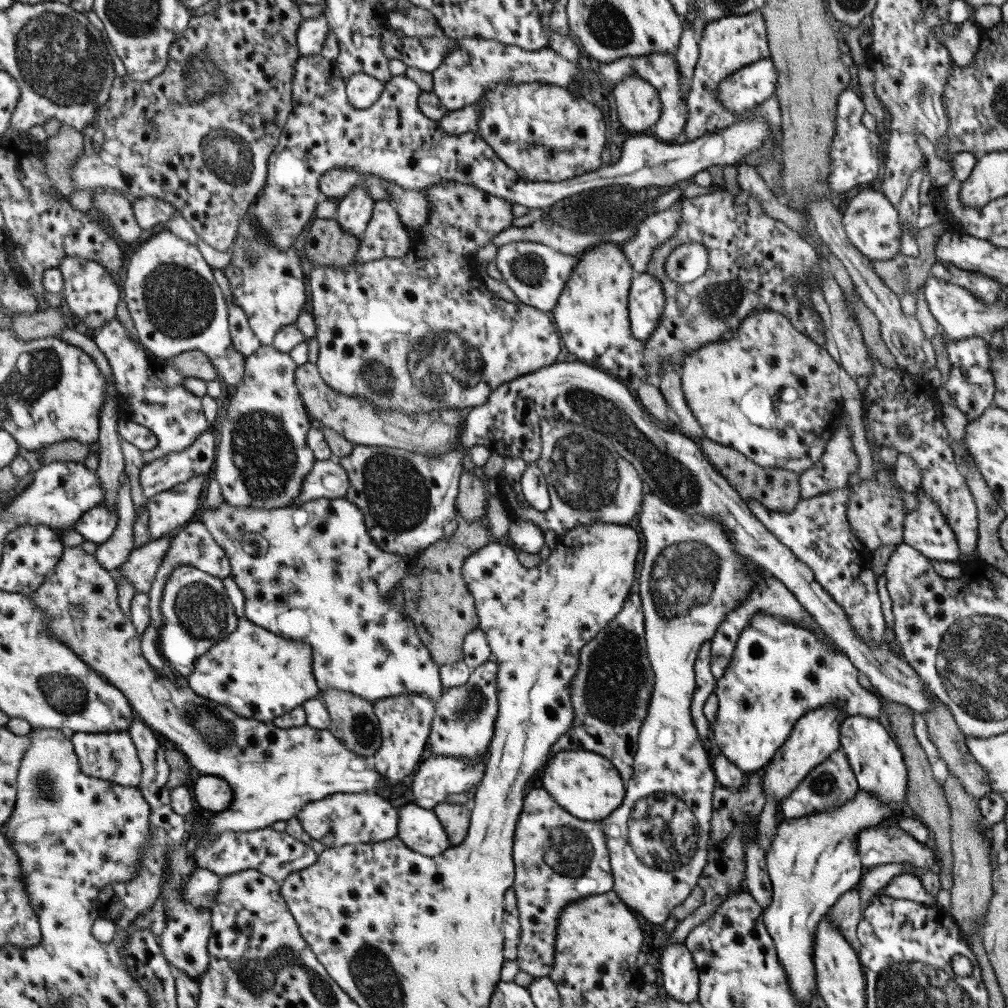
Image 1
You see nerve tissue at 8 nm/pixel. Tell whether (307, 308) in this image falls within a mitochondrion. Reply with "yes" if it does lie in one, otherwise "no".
no

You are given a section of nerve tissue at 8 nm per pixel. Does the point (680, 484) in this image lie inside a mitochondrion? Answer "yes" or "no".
yes

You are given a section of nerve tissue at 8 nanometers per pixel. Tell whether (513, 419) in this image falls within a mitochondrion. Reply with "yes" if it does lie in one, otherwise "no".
no

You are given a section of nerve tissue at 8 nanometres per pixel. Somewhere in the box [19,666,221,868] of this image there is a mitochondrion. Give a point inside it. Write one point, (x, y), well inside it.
(68, 695)

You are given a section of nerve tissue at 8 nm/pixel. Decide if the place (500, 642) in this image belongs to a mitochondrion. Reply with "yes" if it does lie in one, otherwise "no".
no

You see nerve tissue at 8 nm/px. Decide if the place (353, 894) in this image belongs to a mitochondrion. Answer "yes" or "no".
no

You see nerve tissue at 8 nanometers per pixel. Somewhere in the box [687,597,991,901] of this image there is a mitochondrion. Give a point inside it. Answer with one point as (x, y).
(823, 782)

